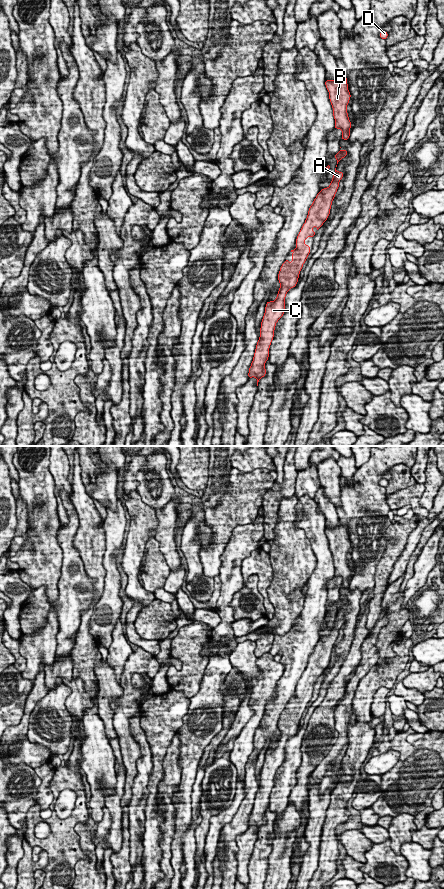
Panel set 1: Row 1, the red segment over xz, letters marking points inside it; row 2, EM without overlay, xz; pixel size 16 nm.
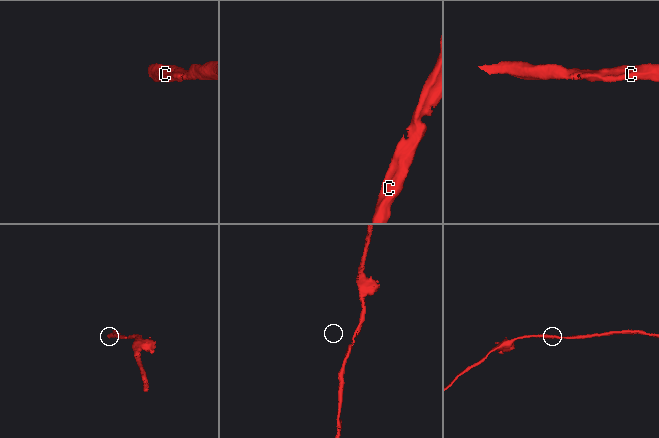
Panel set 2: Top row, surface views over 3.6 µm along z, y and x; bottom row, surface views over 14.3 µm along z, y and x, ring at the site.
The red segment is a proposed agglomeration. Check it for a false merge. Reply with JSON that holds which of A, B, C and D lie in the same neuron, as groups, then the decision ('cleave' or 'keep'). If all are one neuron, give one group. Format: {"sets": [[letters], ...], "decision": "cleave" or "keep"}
{"sets": [["A", "B", "C", "D"]], "decision": "keep"}

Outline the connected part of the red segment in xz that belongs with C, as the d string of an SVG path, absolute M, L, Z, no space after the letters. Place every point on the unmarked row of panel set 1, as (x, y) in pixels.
M335 616L330 634L319 639L296 686L296 696L291 698L293 709L290 711L286 707L280 716L278 722L280 737L278 738L277 746L273 750L268 749L266 751L265 761L261 770L260 785L256 793L253 809L249 815L248 826L255 825L257 834L259 828L266 823L265 811L269 806L269 796L274 786L276 771L285 760L286 742L291 736L296 734L300 719L311 699L310 694L304 690L308 685L313 686L315 684L316 680L312 679L313 675L318 678L328 667L332 649L343 624L344 620L339 620Z

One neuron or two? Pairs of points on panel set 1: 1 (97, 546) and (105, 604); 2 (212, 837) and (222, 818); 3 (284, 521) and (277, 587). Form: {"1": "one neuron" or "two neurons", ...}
{"1": "two neurons", "2": "one neuron", "3": "one neuron"}

